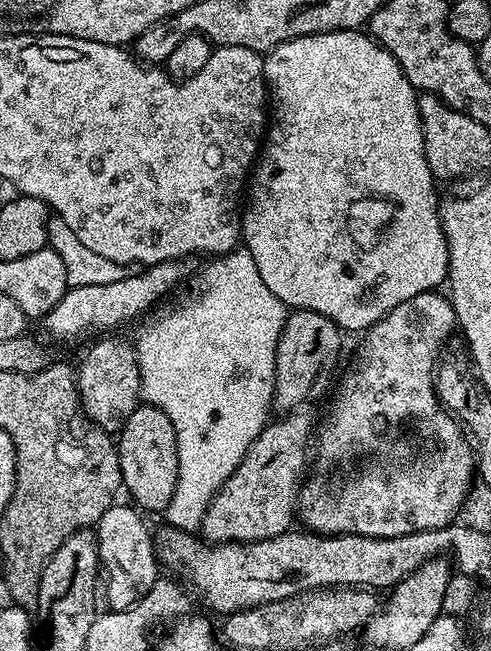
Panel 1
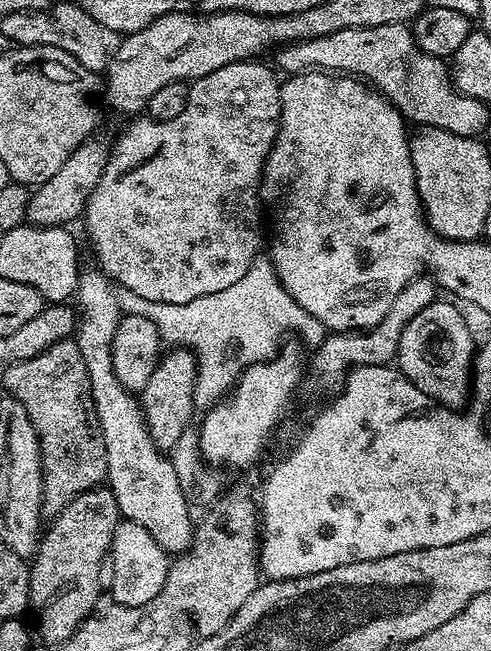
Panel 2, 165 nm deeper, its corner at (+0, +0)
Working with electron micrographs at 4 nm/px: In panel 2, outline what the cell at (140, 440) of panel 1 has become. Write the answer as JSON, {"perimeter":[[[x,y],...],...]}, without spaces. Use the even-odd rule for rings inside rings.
{"perimeter":[[[173,347],[161,355],[154,374],[150,374],[150,382],[138,394],[140,405],[144,408],[144,417],[150,430],[150,438],[168,454],[182,438],[182,434],[193,427],[192,411],[197,411],[194,402],[194,386],[196,385],[196,356],[190,348]]]}

